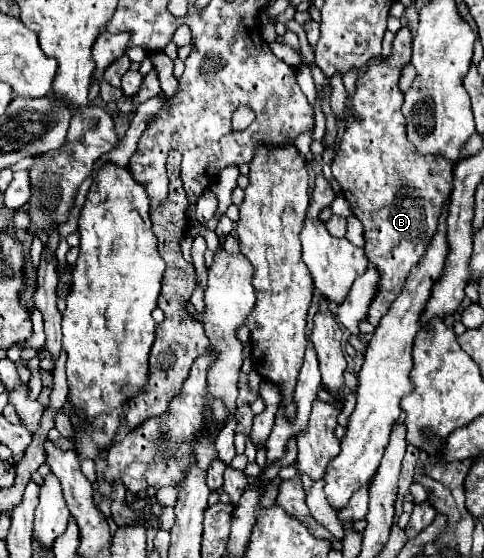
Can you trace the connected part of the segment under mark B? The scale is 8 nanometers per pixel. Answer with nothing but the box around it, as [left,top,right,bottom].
[333,27,453,327]

